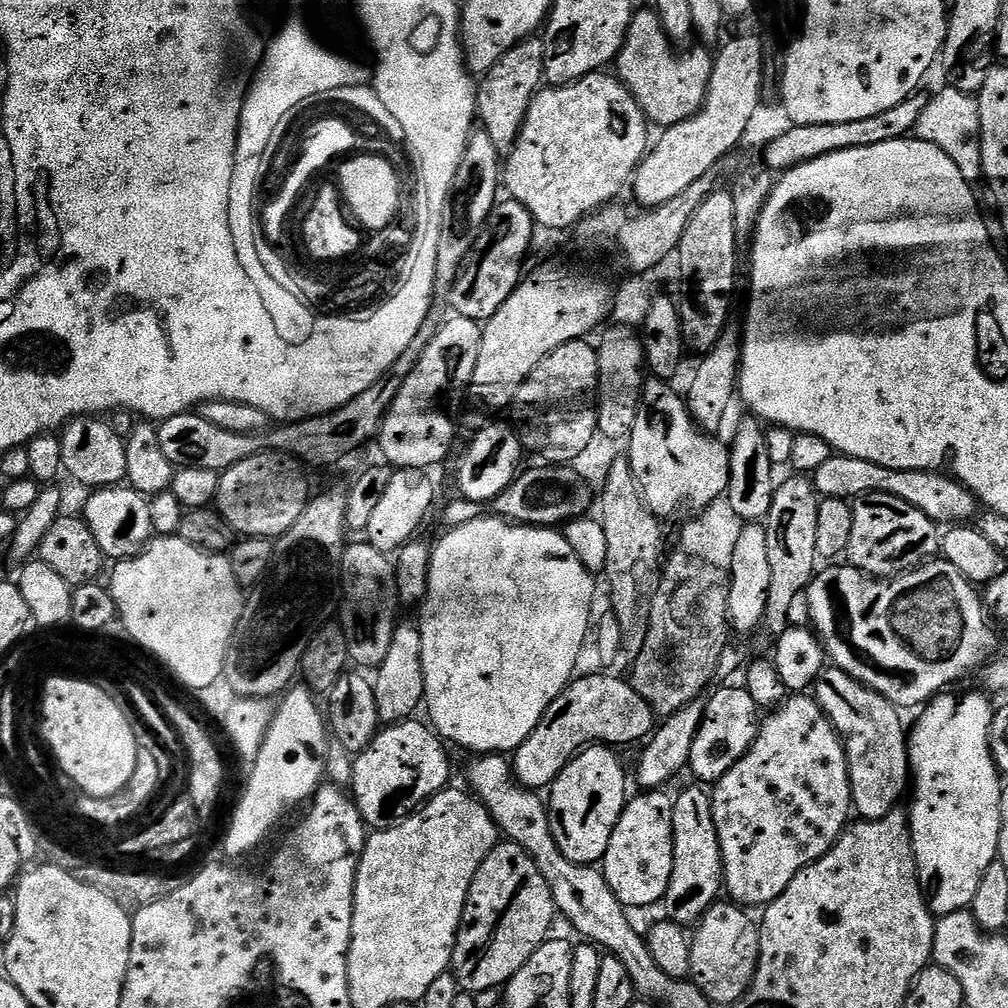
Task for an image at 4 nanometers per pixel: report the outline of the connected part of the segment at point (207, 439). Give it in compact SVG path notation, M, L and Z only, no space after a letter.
M429 318L422 330L418 330L418 338L410 342L406 354L402 354L402 358L392 367L391 372L383 380L370 386L370 390L358 394L358 398L346 402L346 406L338 410L330 410L314 418L284 422L279 426L269 427L257 436L224 430L221 426L208 422L196 410L183 412L169 420L159 421L157 434L162 451L177 469L202 468L218 473L226 471L230 466L238 466L238 462L256 455L258 449L265 452L281 452L283 456L290 456L297 462L303 462L305 465L317 464L320 468L326 467L327 464L336 464L339 460L346 459L351 452L358 451L367 440L377 439L384 416L390 410L401 383L410 374L412 367L420 361L422 350L426 350L430 338L434 338L440 325L439 319Z

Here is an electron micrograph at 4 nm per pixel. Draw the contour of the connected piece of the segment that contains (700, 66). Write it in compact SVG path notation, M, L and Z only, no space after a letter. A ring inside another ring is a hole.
M637 11L633 15L624 45L616 55L614 72L644 111L649 125L656 127L657 124L657 129L663 130L700 111L710 86L714 56L707 47L699 47L689 52L672 52L673 41L662 30L659 15L655 11Z

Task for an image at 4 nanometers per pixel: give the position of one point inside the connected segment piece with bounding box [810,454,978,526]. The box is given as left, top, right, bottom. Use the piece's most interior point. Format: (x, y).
(944, 499)

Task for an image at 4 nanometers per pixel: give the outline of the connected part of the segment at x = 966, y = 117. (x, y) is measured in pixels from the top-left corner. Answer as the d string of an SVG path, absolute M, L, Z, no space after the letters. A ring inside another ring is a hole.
M947 86L941 88L942 90L936 94L934 92L929 97L925 109L915 124L913 135L945 151L961 171L962 178L968 184L977 185L983 179L979 99L973 93L960 91L957 88Z

